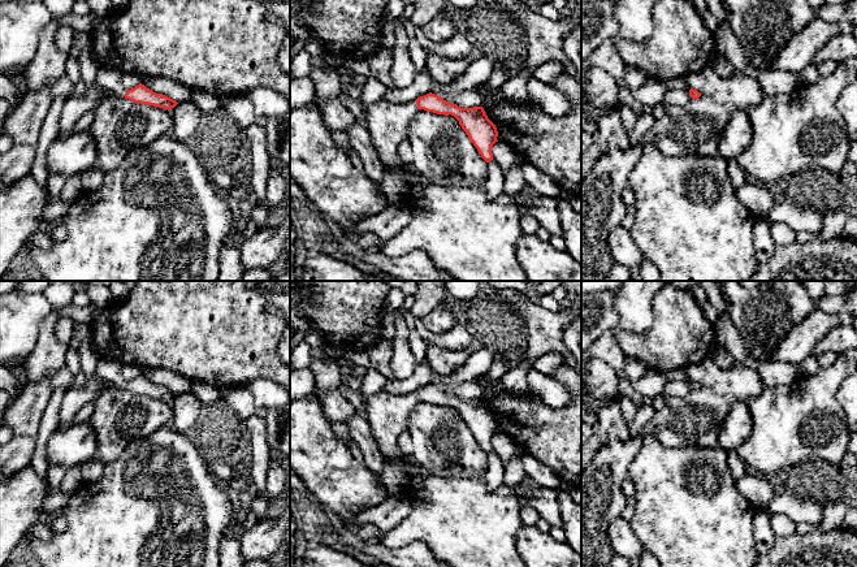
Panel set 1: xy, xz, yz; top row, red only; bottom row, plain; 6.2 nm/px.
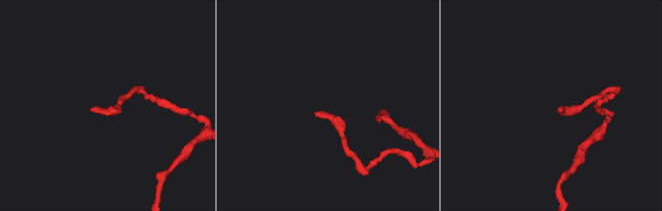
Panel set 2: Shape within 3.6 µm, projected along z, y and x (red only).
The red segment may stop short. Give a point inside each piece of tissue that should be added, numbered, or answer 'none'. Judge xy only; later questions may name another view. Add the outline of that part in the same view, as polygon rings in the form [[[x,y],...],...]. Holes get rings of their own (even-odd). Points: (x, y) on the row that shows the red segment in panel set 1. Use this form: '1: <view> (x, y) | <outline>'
1: xy (108, 82) | [[[99,66],[95,83],[87,87],[82,96],[69,96],[65,99],[60,116],[60,133],[73,130],[79,118],[94,111],[104,98],[125,99],[126,88],[122,85],[124,70],[109,66]]]

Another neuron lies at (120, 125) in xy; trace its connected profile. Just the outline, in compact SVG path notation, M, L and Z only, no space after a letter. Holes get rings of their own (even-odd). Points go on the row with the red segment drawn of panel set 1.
M113 96L104 98L94 113L88 133L98 147L96 168L103 173L117 169L133 150L155 142L173 126L170 109Z

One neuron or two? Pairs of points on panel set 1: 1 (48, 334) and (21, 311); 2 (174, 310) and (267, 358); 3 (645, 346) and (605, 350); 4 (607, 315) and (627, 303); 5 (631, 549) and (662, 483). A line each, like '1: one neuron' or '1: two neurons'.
1: two neurons
2: one neuron
3: two neurons
4: two neurons
5: two neurons

